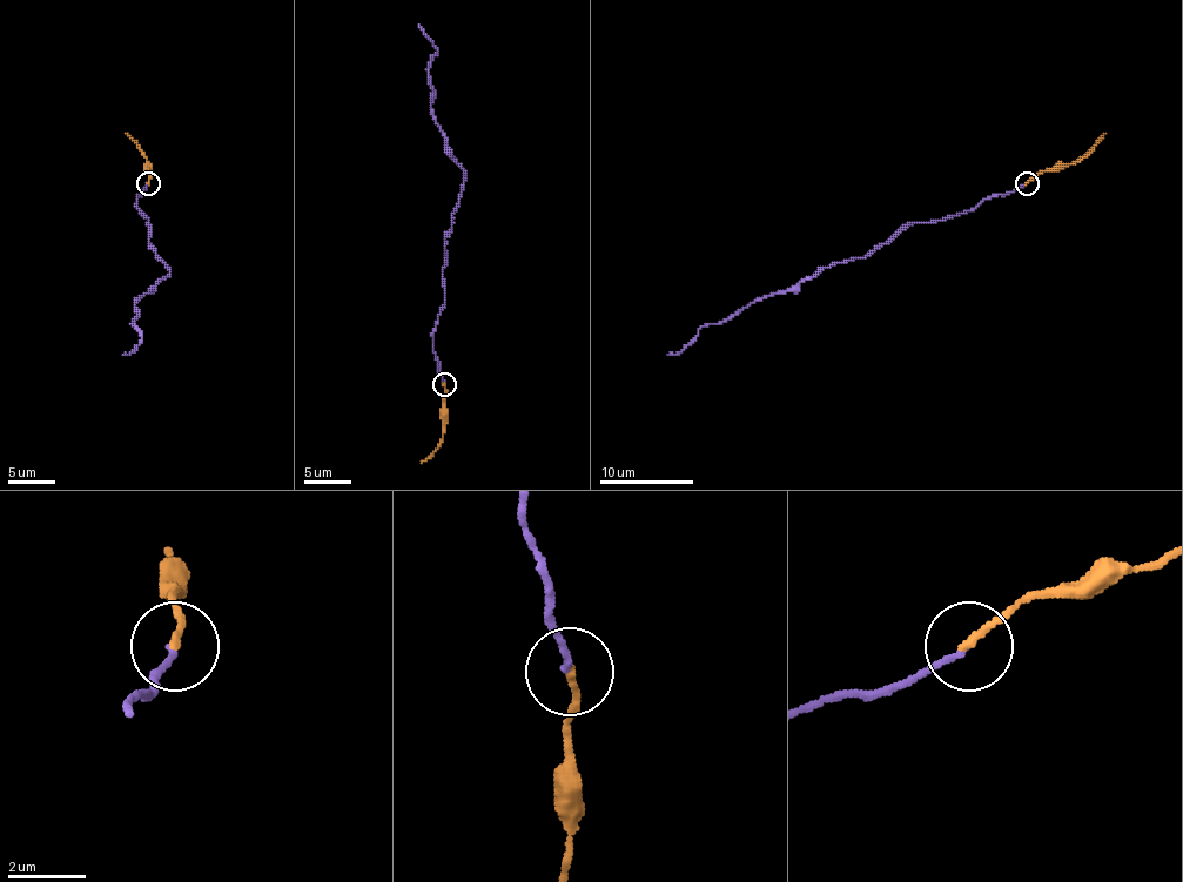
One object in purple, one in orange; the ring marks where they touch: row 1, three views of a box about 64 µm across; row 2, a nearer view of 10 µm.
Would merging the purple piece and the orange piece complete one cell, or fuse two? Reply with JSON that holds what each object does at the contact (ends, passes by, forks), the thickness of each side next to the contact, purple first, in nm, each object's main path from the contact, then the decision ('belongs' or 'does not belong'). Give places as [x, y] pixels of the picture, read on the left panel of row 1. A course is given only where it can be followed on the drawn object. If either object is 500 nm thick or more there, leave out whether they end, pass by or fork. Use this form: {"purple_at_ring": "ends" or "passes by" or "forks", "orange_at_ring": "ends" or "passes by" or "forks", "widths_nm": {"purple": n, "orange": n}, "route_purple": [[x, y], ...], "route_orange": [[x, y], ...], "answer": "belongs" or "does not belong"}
{"purple_at_ring": "ends", "orange_at_ring": "ends", "widths_nm": {"purple": 140, "orange": 190}, "route_purple": [[149, 182], [136, 208], [149, 220], [156, 258], [170, 273], [134, 303], [132, 324], [141, 341], [122, 355]], "route_orange": [[149, 182], [143, 152], [125, 133]], "answer": "belongs"}

